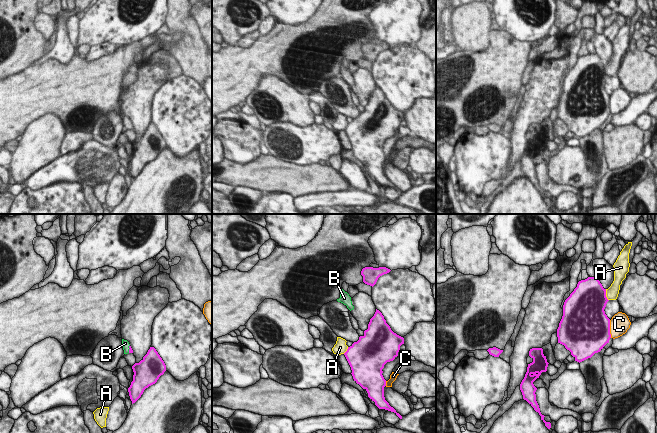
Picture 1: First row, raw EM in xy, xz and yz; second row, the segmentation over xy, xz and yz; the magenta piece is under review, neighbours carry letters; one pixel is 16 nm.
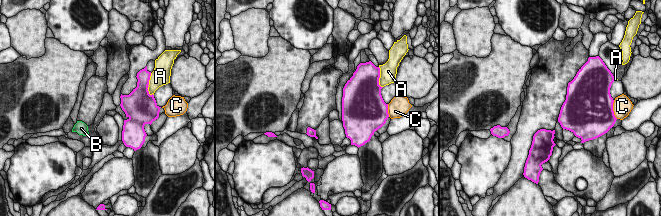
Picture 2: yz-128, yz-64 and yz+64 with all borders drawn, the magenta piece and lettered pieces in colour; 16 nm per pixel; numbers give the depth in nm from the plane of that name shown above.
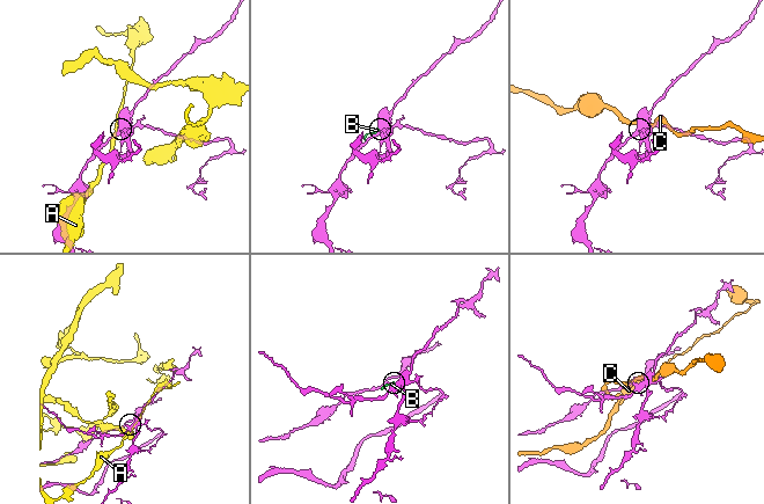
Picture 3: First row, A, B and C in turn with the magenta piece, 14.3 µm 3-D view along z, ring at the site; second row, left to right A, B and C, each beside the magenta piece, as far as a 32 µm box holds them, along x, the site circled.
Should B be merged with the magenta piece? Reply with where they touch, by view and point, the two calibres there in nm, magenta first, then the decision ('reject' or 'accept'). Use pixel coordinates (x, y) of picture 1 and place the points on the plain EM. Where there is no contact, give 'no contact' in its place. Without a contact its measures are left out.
meets magenta in xy at (129, 125); 60 nm thick on the magenta side, 100 nm on the other; accept

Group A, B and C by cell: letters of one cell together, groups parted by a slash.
A / B / C

